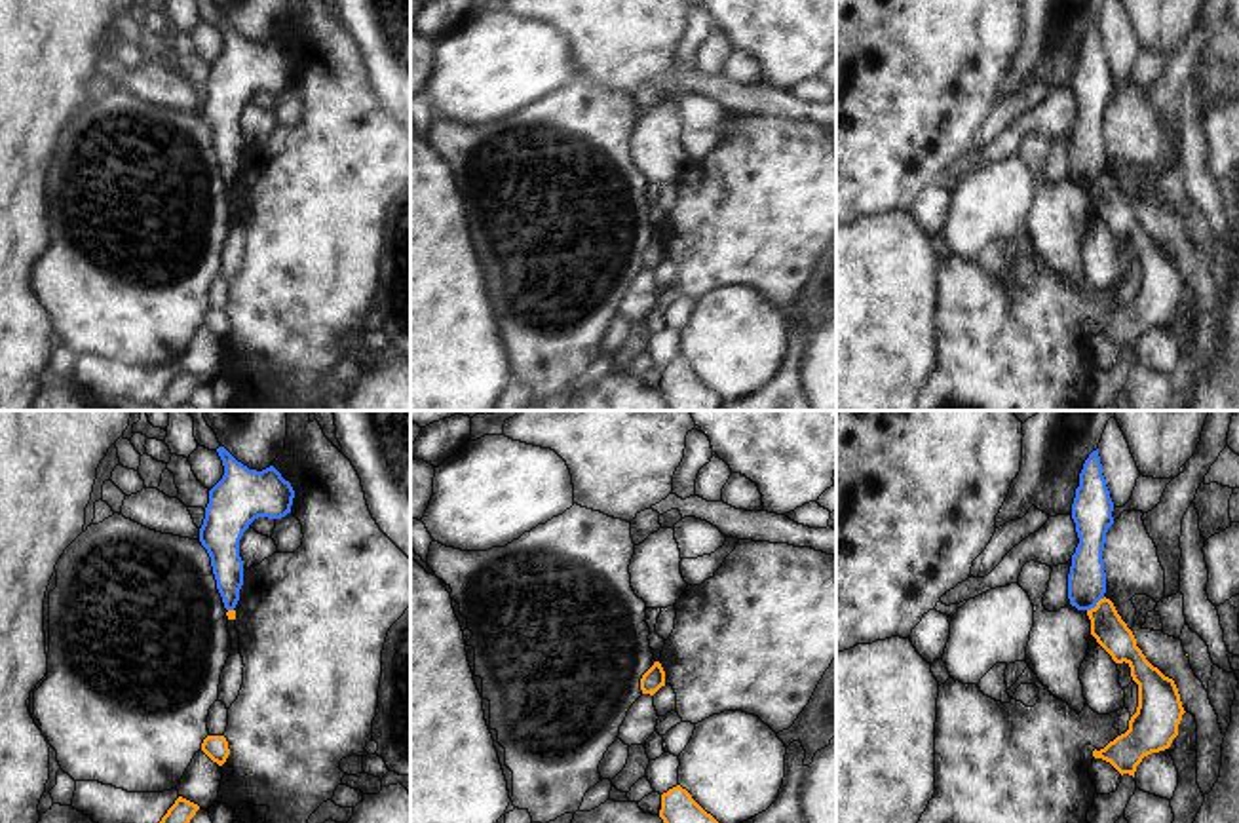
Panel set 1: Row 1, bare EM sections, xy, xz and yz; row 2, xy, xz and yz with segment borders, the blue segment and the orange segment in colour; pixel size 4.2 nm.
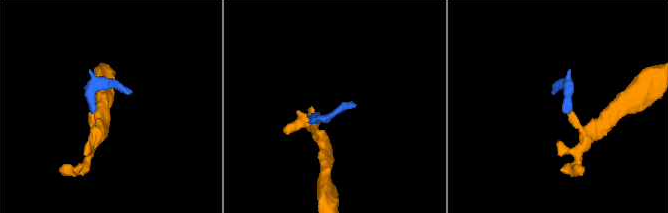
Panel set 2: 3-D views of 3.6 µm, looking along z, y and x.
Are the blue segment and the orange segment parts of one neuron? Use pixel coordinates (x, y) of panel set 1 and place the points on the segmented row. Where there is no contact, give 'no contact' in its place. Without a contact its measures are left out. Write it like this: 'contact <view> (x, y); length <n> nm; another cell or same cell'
contact yz (1095, 605); length 100 nm; another cell

